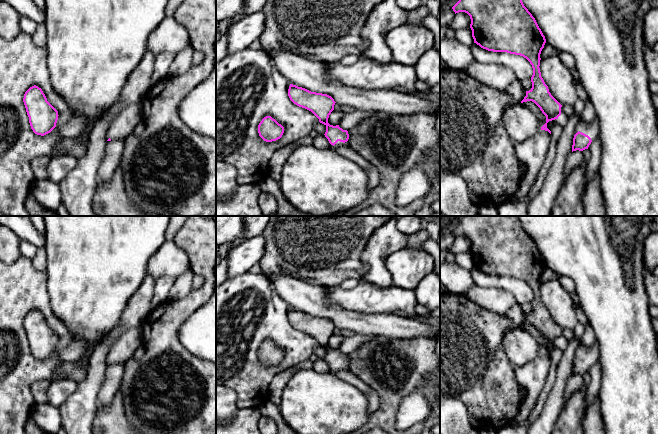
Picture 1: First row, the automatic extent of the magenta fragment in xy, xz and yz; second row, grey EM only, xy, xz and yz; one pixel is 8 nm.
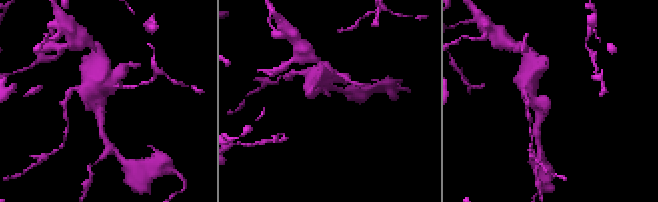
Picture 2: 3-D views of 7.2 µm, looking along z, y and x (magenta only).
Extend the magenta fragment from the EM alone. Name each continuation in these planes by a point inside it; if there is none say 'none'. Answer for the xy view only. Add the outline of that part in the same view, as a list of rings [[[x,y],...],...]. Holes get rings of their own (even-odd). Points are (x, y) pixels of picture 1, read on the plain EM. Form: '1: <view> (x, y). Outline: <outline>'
1: xy (123, 349). Outline: [[[132,327],[121,334],[111,345],[106,364],[125,363],[133,358],[135,351],[143,345],[142,328]]]

